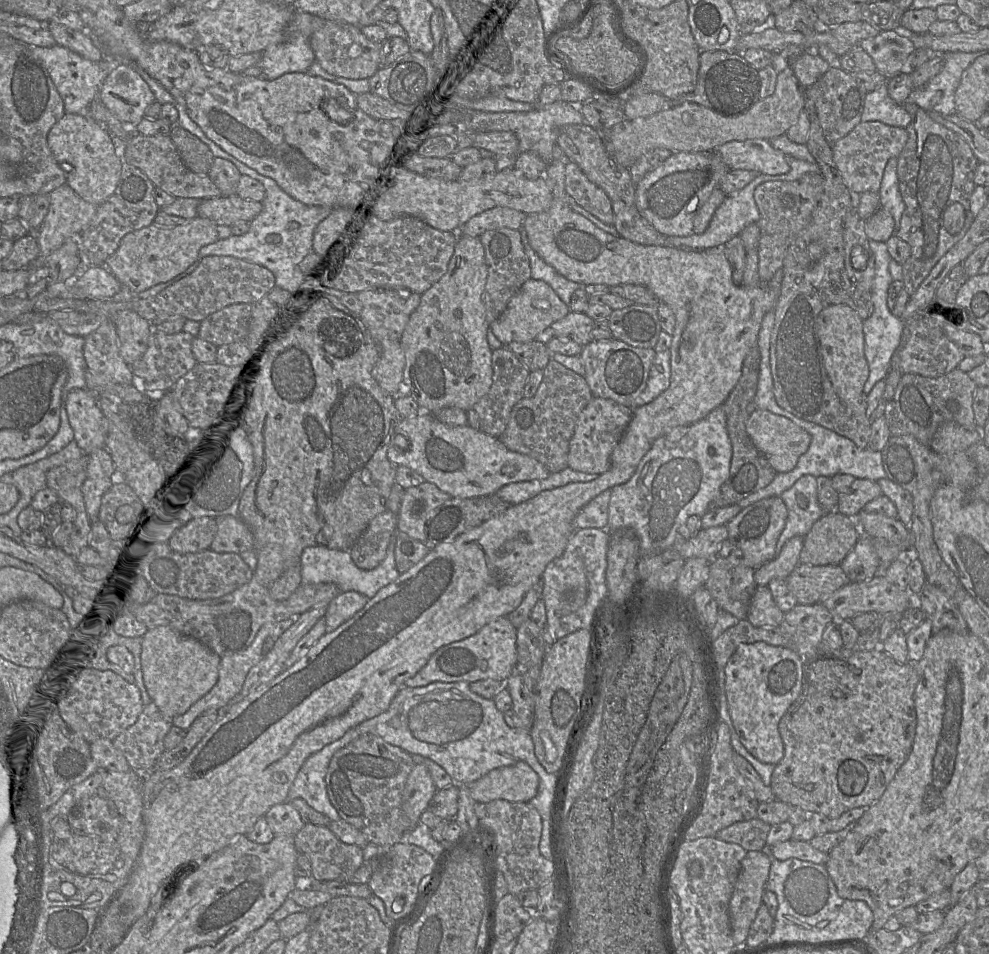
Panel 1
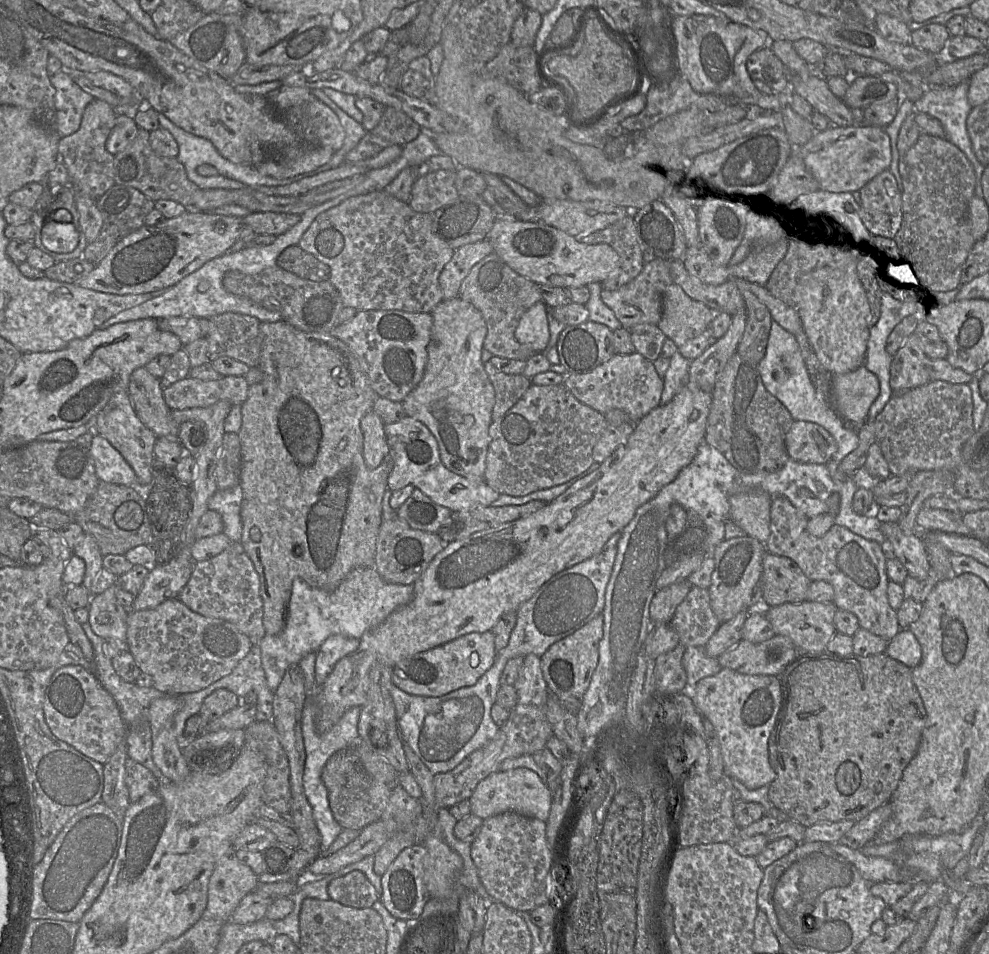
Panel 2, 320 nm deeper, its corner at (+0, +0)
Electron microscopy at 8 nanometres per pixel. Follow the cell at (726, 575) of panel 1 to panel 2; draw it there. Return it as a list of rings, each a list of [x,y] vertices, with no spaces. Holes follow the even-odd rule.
[[[693,586],[669,624],[686,648],[704,647],[721,625],[711,608],[708,589]]]

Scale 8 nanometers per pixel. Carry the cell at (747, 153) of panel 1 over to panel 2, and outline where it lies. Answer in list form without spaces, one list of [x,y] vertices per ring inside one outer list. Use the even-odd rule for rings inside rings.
[[[831,125],[825,131],[816,132],[805,145],[794,147],[793,155],[799,155],[803,159],[807,170],[818,181],[820,190],[854,193],[875,176],[888,170],[891,164],[891,144],[883,128]]]

